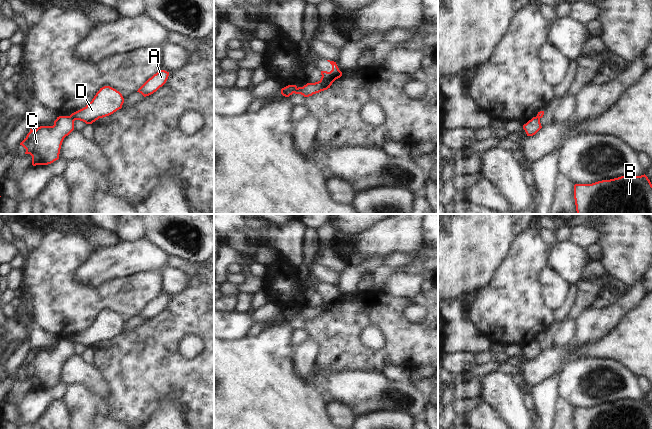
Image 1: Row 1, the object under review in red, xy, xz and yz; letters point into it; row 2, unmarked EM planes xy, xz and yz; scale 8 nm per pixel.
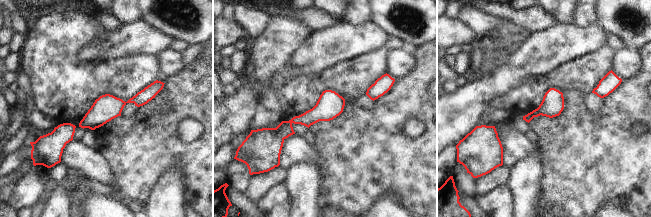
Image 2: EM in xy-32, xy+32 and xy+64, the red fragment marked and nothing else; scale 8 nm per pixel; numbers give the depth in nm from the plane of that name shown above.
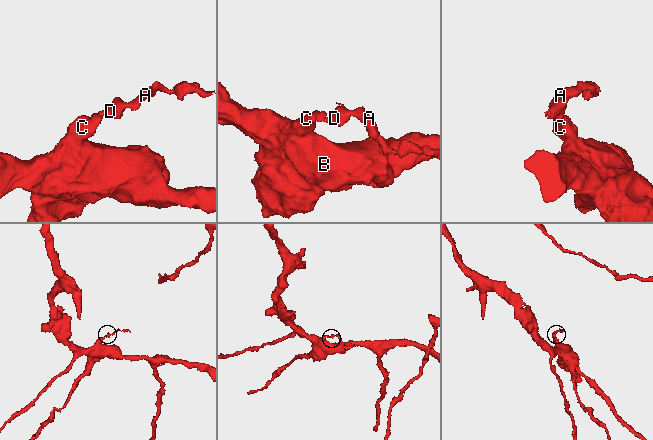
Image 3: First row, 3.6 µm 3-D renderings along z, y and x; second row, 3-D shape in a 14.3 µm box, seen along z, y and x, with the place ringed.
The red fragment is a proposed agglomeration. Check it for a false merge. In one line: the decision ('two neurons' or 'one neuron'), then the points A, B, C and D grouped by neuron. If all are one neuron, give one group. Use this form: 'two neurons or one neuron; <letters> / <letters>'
two neurons; A D / B C

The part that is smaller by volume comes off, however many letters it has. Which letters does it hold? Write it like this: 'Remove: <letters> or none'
Remove: A, D

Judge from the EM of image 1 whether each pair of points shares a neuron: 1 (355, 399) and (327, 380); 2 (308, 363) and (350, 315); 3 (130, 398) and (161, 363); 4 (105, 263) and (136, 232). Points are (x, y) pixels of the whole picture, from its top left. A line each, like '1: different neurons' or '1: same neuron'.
1: same neuron
2: different neurons
3: same neuron
4: different neurons

